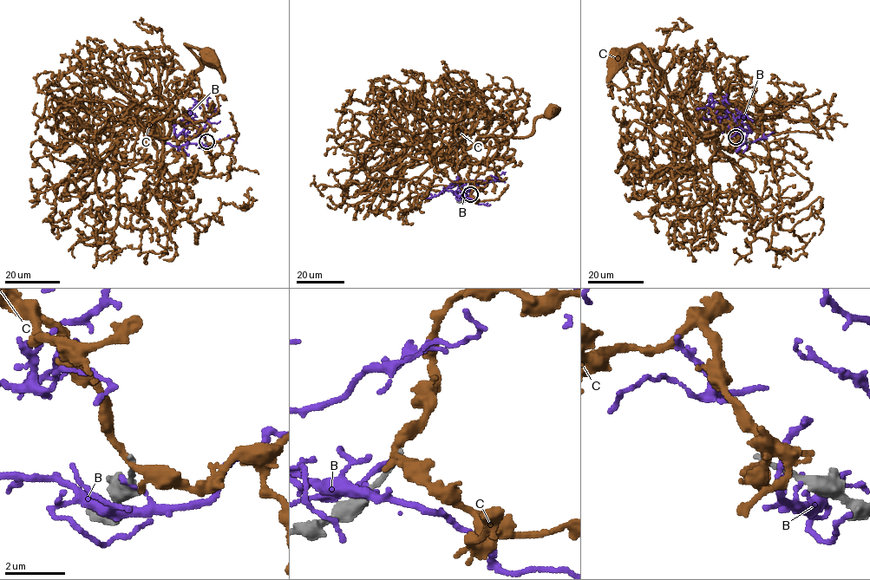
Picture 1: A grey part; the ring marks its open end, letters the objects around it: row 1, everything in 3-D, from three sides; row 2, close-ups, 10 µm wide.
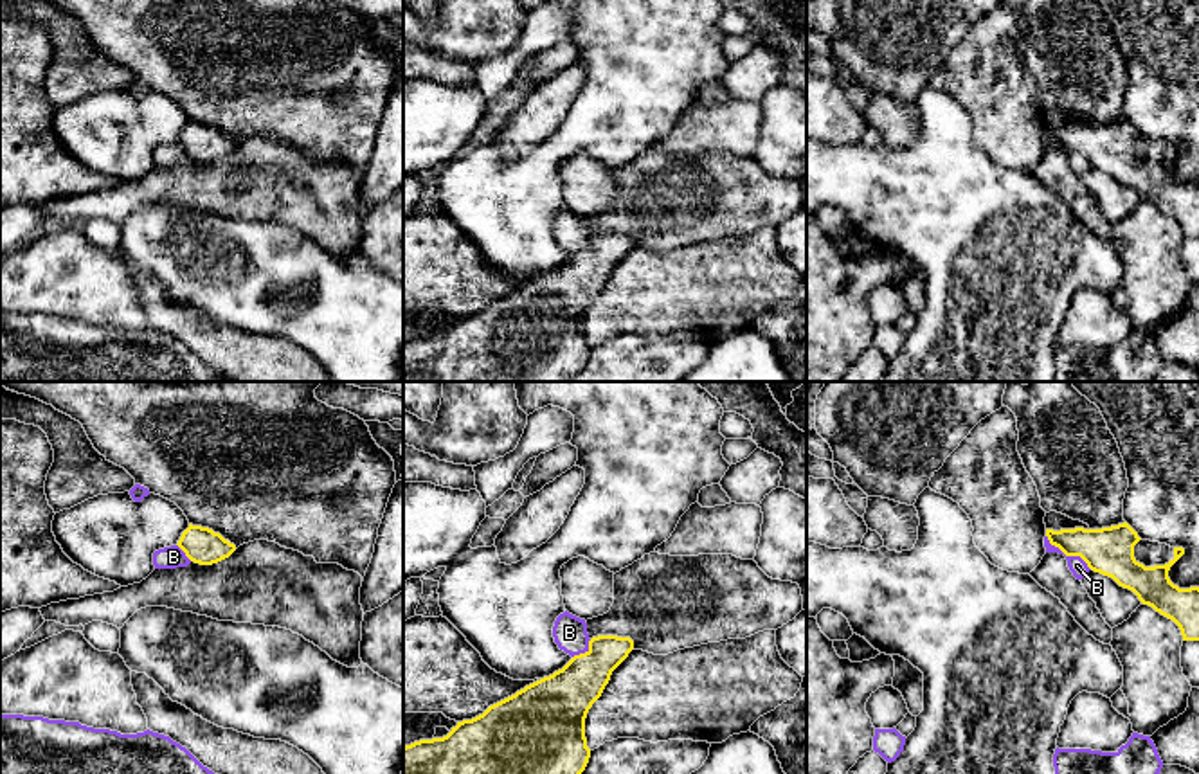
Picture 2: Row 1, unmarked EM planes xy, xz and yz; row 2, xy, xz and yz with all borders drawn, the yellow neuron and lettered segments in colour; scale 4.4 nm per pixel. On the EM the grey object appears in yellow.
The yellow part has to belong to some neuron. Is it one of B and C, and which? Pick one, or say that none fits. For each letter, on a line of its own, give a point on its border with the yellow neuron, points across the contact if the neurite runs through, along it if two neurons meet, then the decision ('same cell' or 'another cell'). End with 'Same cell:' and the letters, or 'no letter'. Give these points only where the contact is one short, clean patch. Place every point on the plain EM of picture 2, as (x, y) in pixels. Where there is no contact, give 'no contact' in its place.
B: yz (1068, 152) | along yz (1046, 132), (1052, 141), (1066, 152), (1077, 152), (1091, 166) | another cell
C: no contact | another cell
Same cell: no letter

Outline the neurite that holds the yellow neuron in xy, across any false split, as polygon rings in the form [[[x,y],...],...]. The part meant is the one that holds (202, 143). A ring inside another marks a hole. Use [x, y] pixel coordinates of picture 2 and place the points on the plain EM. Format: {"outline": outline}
{"outline": [[[193,121],[182,130],[176,142],[191,158],[200,162],[218,160],[236,148],[236,142],[225,137],[220,130]]]}

